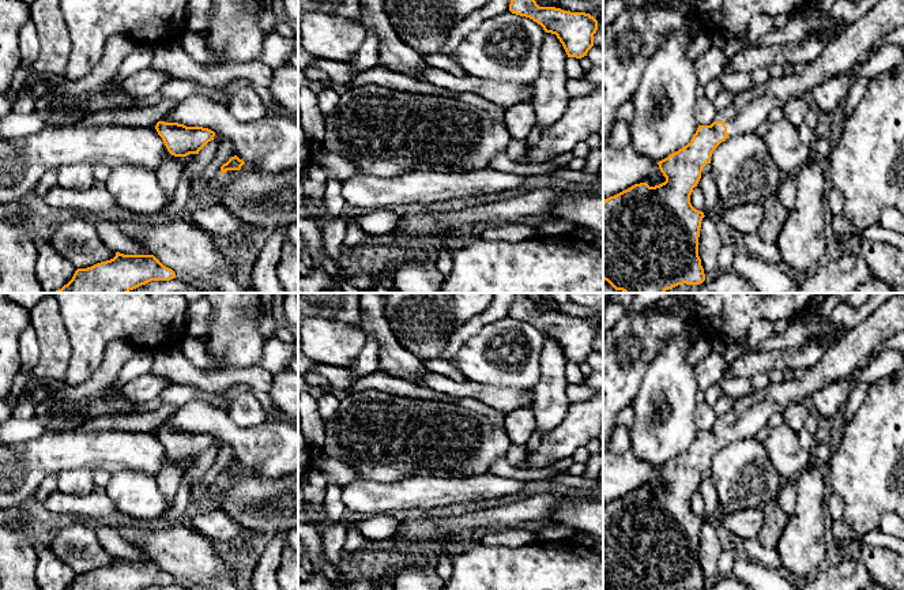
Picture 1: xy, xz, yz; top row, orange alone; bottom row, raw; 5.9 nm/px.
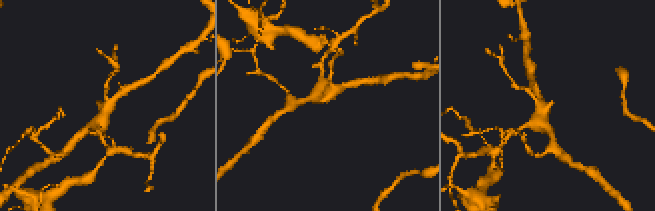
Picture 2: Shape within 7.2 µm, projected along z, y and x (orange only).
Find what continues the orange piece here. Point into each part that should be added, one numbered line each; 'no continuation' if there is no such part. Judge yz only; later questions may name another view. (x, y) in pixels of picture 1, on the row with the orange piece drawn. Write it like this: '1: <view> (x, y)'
1: yz (842, 56)

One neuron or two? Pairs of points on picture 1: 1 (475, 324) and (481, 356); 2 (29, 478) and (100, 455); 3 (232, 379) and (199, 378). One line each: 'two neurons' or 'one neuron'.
1: two neurons
2: one neuron
3: one neuron

